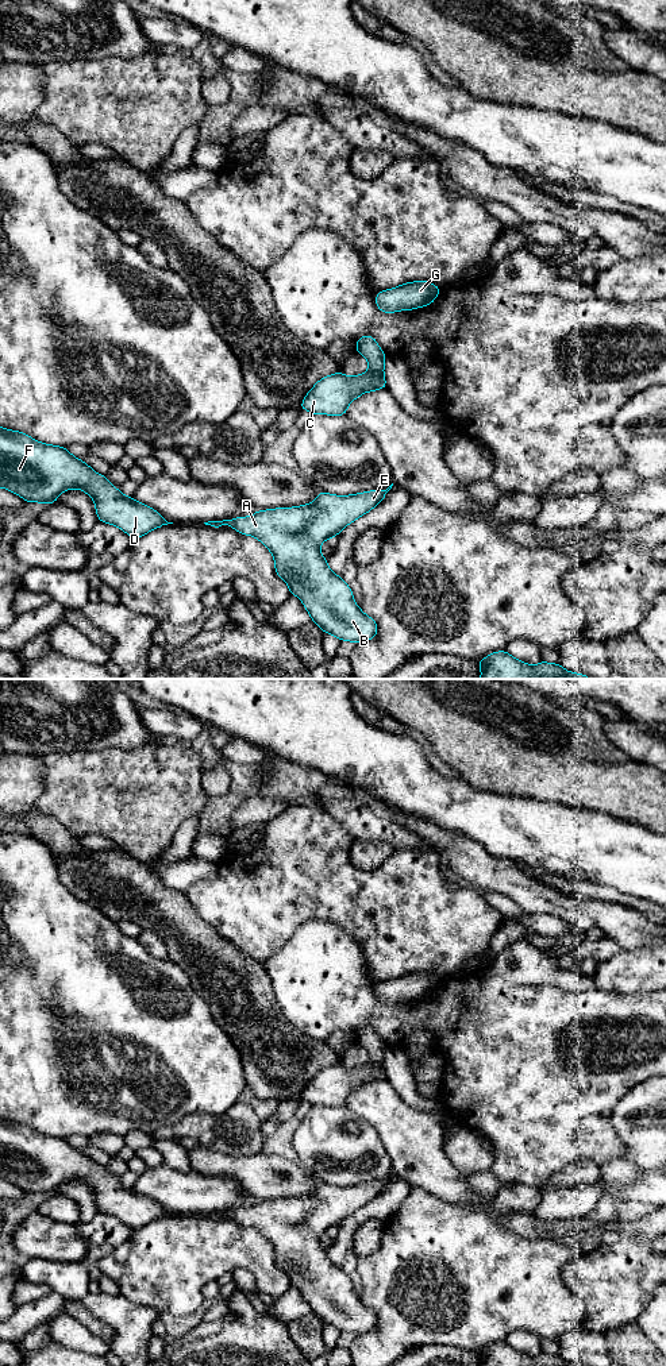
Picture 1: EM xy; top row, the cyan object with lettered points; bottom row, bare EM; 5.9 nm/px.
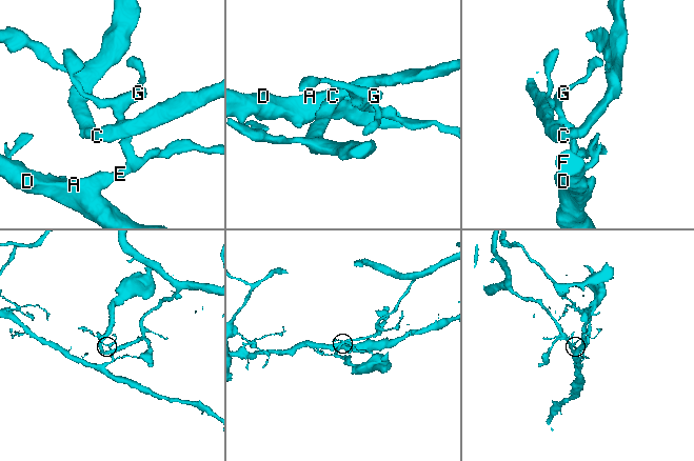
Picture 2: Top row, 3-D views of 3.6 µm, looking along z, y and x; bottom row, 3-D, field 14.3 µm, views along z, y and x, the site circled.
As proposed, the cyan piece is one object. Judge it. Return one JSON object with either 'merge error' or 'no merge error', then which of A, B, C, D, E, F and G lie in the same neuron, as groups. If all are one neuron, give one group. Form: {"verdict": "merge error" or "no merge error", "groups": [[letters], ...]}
{"verdict": "merge error", "groups": [["A", "B", "D", "E", "F", "G"], ["C"]]}

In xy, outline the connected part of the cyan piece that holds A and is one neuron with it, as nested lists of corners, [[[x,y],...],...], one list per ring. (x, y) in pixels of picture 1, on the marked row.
[[[392,486],[351,495],[320,491],[308,505],[259,509],[249,517],[204,524],[228,525],[257,537],[273,553],[277,576],[286,582],[290,595],[301,599],[323,633],[359,644],[377,636],[377,621],[355,603],[349,584],[330,570],[319,547],[376,508]]]

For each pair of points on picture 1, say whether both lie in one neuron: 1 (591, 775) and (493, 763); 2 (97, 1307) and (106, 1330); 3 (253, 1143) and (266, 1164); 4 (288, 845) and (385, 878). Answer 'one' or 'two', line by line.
1: one
2: two
3: two
4: one

